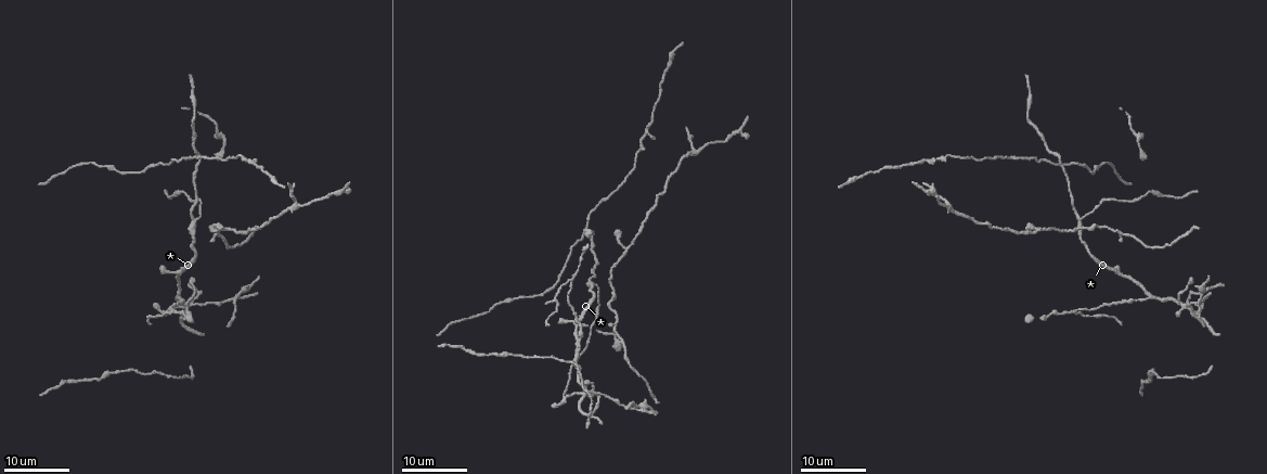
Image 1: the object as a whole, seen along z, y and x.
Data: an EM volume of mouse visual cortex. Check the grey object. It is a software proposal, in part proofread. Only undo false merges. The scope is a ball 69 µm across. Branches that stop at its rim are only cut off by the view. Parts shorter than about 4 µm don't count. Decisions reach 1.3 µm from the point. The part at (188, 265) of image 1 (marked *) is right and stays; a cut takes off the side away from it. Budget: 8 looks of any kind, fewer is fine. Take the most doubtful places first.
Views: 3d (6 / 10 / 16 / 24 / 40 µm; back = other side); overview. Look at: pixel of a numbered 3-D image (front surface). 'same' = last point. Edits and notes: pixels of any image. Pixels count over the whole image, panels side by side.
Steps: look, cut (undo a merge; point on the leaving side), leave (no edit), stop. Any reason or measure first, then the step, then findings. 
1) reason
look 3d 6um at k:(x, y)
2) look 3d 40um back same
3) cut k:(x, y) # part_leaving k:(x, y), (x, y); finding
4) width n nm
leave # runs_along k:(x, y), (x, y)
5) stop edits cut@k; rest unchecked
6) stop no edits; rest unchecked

three arms meet
look 3d 16um at 1:(1148, 296)

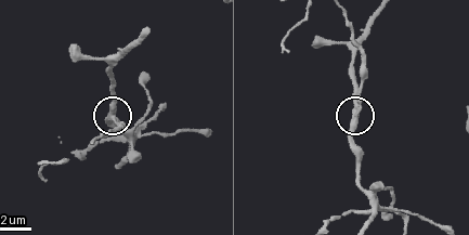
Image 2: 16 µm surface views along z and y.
look 3d 6um at 2:(356, 120)

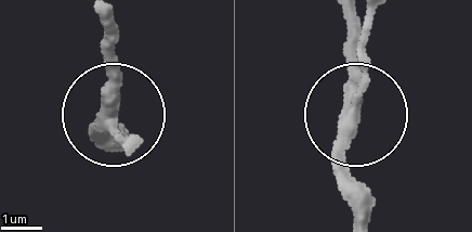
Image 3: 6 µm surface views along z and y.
leave # runs_along 3:(104, 13), (104, 97), (125, 138); all the same neuron

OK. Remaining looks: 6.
a fork
look 3d 16um at 1:(175, 312)

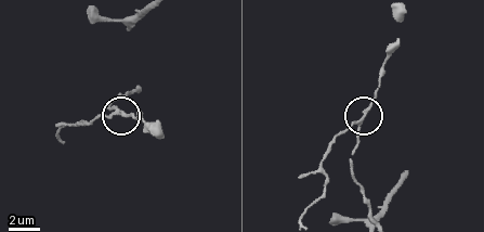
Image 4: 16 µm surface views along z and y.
look 3d 6um at 4:(358, 122)

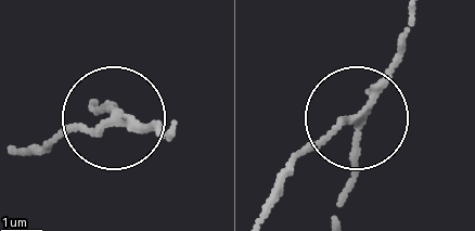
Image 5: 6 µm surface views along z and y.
side_arm 9 um
cut 5:(71, 126) # a second neuron is stuck on

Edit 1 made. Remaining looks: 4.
look 3d 24um at 1:(1079, 220)

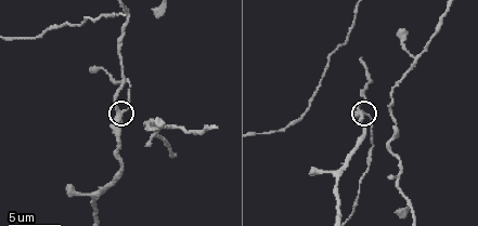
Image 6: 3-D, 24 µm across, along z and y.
zoom in
look 3d 6um at 6:(118, 113)

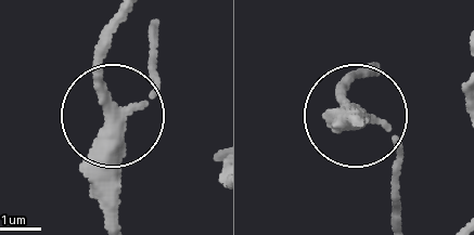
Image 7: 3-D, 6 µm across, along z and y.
leave # all the same neuron

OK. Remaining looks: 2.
three arms meet
look 3d 16um at 1:(927, 159)

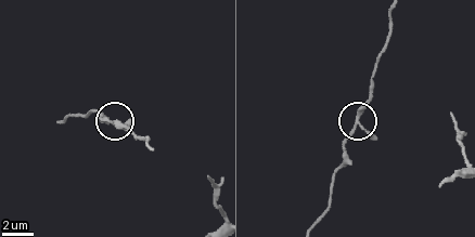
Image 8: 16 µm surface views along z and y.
look 3d 10um at 8:(357, 120)

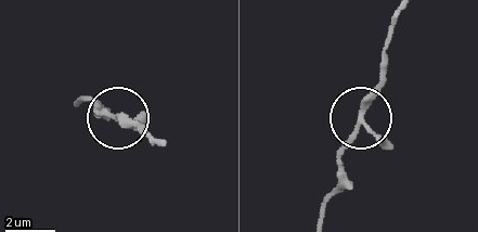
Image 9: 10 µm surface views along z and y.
arms 3
leave # continuous, no second neuron

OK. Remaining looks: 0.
stop edits cut@5; rest unchecked

